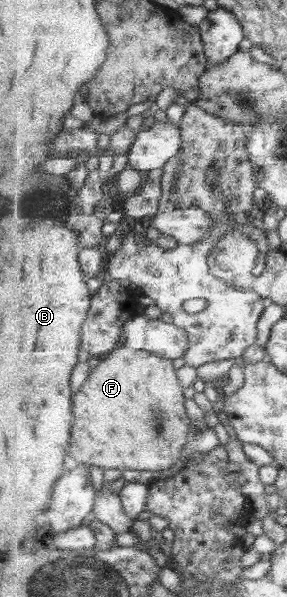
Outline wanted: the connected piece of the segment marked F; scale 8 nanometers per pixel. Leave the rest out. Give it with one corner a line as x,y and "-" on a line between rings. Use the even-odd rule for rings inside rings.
124,344
116,347
111,353
99,360
86,381
86,386
76,394
76,430
72,430
72,440
69,455
77,462
84,462
84,465
96,466
100,469
116,470
168,470
172,468
178,458
182,456
182,450
188,442
192,442
194,432
193,423
188,418
188,398
184,398
184,386
179,380
179,369
174,366
174,359
157,355
147,350
130,348

